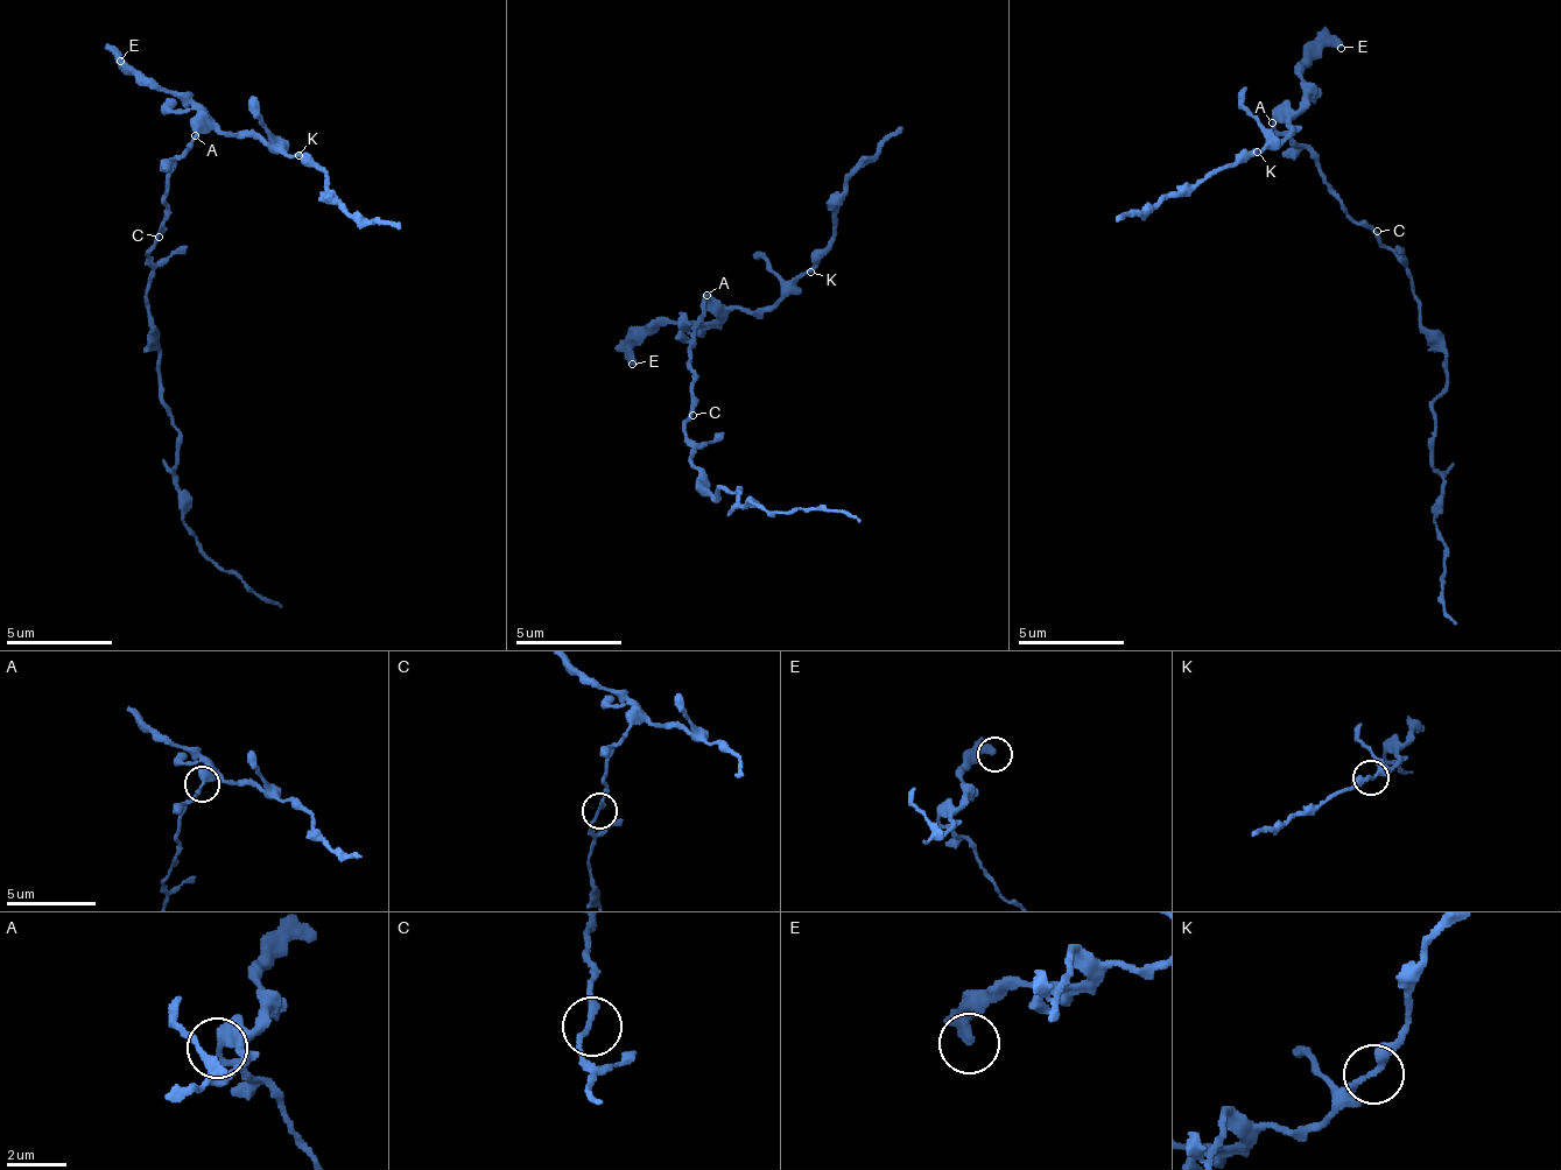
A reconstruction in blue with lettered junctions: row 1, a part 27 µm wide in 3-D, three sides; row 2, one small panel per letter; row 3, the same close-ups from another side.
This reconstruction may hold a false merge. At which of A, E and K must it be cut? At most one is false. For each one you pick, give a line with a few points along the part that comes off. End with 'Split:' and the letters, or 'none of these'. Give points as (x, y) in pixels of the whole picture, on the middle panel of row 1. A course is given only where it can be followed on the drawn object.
A: (708, 297), (691, 344), (684, 439), (700, 486), (714, 501), (726, 486), (754, 506), (846, 512), (858, 523)
Split: A

